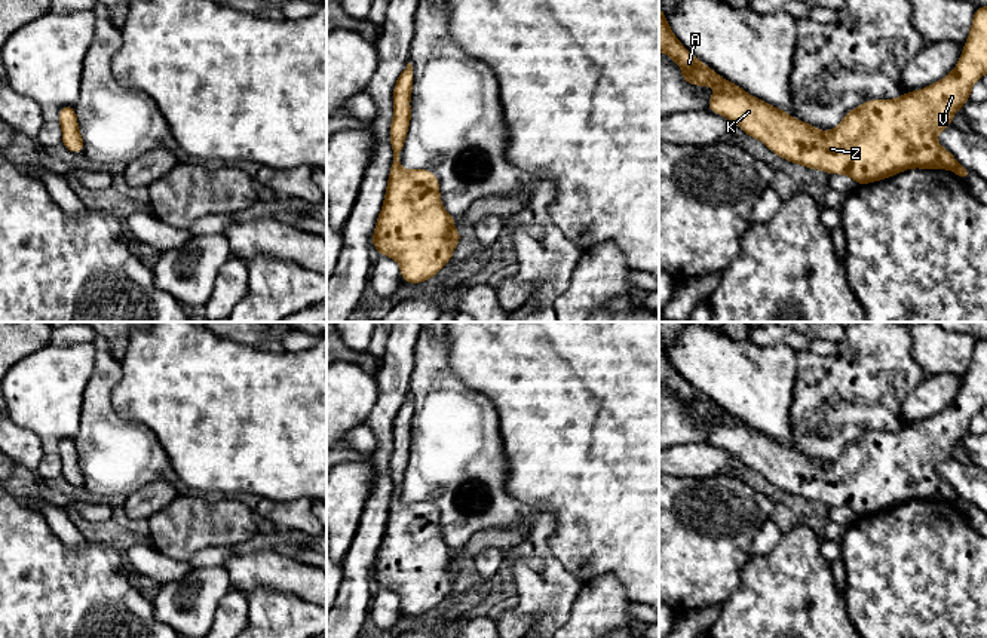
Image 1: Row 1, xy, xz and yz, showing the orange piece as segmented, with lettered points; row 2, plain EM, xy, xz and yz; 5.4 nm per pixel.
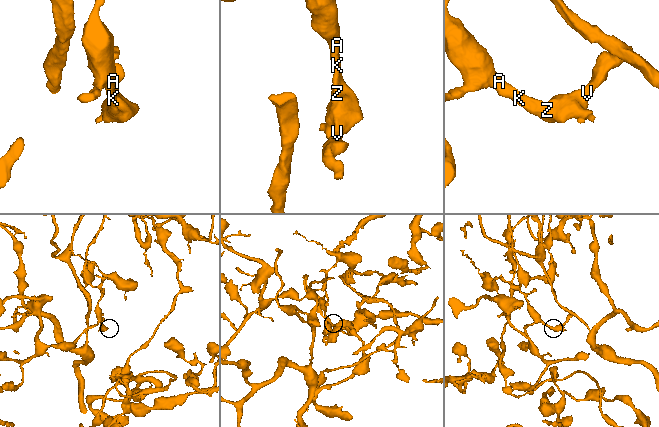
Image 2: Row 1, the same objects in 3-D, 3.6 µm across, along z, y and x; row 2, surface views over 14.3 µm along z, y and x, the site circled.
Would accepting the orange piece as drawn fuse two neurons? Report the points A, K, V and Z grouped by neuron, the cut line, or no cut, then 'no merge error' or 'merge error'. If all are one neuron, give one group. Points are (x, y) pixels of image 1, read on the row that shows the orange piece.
A K V Z; no cut; no merge error

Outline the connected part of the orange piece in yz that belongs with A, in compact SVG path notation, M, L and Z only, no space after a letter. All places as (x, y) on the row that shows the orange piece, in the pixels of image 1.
M659 6L659 52L662 50L683 70L686 83L717 88L708 101L709 111L736 122L744 134L761 139L769 150L785 160L809 169L849 175L856 184L885 180L910 168L950 169L962 180L971 177L971 171L962 168L956 157L938 144L937 134L951 125L953 114L969 99L974 83L987 73L987 6L977 7L962 56L942 80L896 99L867 101L846 113L840 125L828 132L793 119L784 110L751 96L720 77L677 40Z

